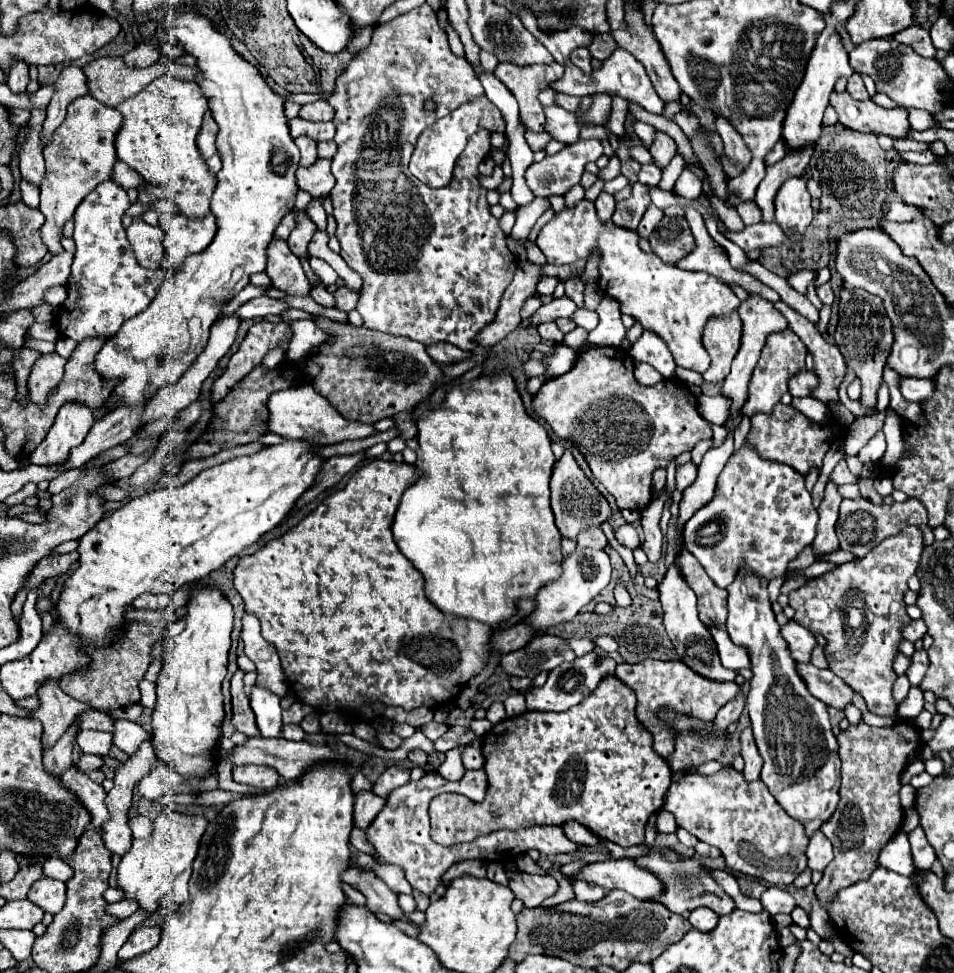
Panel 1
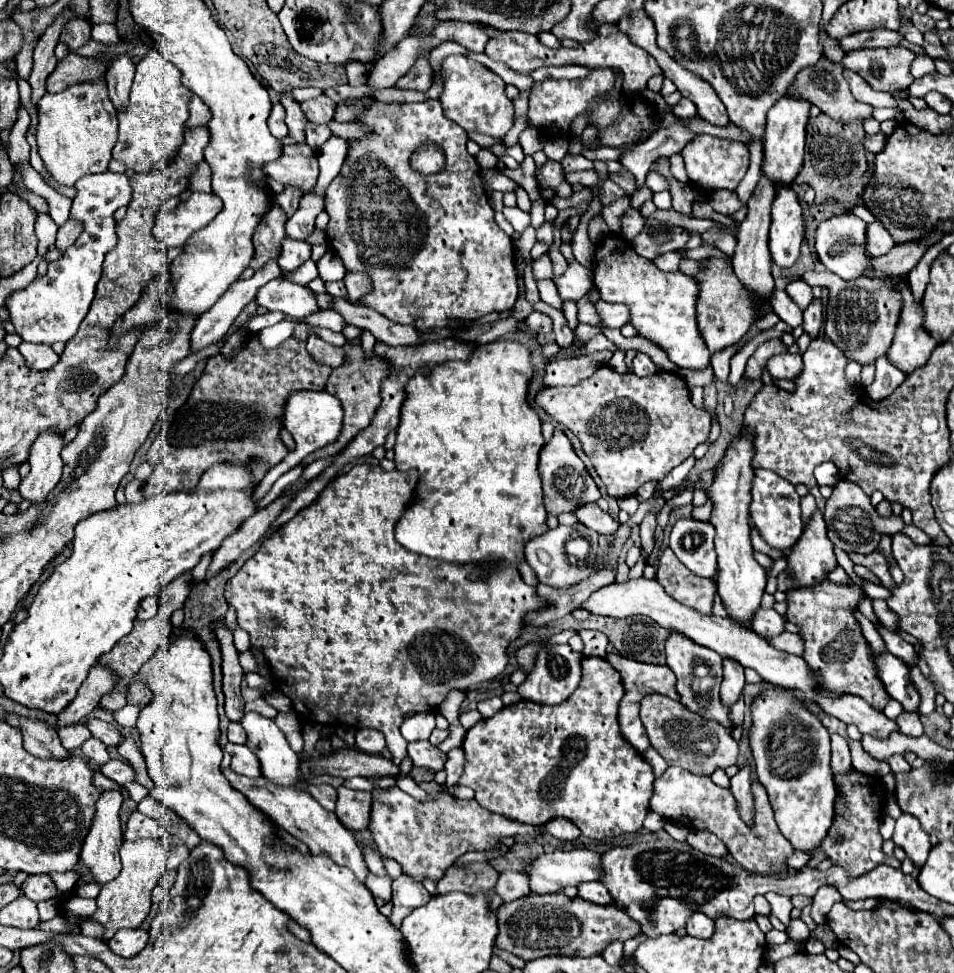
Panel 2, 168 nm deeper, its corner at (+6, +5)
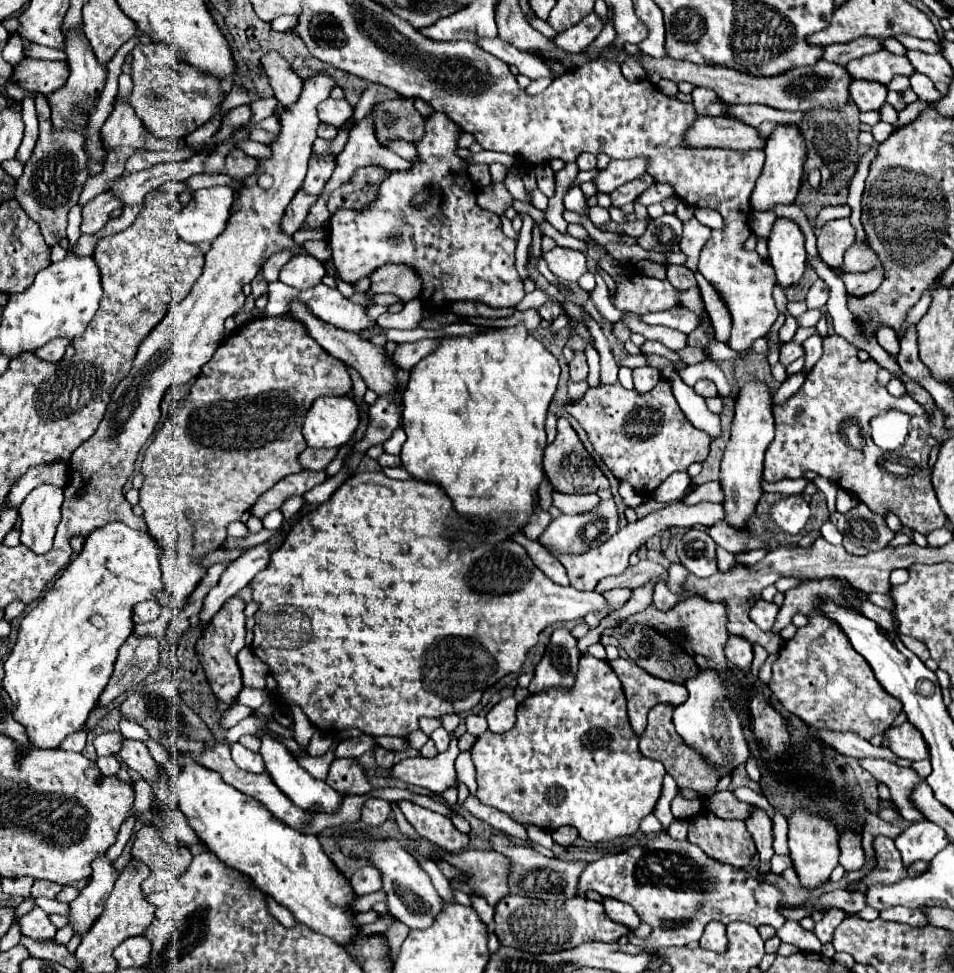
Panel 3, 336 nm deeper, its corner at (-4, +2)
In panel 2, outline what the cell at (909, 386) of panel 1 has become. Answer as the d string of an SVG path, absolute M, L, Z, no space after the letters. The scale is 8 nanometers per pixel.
M882 356L882 358L876 360L876 378L874 378L874 382L870 386L866 386L866 394L874 402L884 400L900 386L900 382L904 382L904 378L906 378L906 374L902 370L896 370L886 360L886 356Z

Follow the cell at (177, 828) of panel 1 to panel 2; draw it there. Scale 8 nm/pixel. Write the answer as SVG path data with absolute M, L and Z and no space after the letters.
M144 838L144 840L134 840L134 842L124 842L120 848L120 858L122 858L122 872L112 880L106 882L96 898L98 910L92 914L94 920L102 922L106 928L104 940L110 940L120 928L138 928L148 912L150 912L150 902L152 902L152 890L158 884L160 876L166 870L168 854L172 854L172 846L158 842L156 838Z

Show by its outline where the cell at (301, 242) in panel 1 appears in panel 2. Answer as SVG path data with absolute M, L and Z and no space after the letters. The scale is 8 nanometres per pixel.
M284 238L282 240L282 256L280 256L280 270L282 272L290 272L296 270L300 264L304 264L310 258L310 242L302 240L302 242L292 242L292 238Z

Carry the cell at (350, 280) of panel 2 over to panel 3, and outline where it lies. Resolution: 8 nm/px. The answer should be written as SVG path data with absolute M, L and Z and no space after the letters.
M382 265L372 275L372 293L394 293L404 303L416 299L422 291L422 281L418 281L418 273L408 269L408 265Z

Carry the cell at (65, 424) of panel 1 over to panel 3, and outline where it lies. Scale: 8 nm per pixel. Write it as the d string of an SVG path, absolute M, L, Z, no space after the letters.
M40 485L20 505L20 543L42 555L52 547L56 527L60 523L60 507L64 495L60 487Z

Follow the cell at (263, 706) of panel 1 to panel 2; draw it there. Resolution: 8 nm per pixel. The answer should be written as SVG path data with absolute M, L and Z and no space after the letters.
M246 712L240 722L248 734L246 746L260 758L262 774L278 786L294 786L304 780L298 770L298 754L288 746L282 730L272 718L258 712Z

